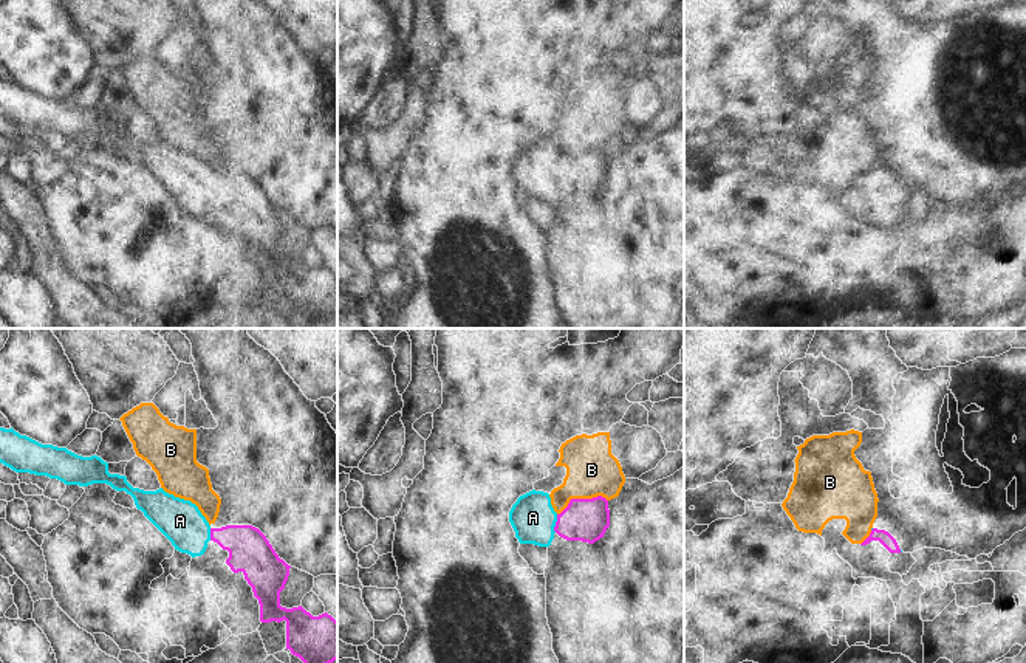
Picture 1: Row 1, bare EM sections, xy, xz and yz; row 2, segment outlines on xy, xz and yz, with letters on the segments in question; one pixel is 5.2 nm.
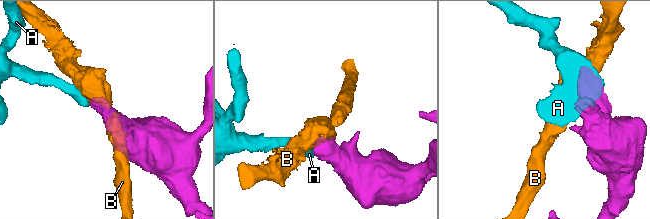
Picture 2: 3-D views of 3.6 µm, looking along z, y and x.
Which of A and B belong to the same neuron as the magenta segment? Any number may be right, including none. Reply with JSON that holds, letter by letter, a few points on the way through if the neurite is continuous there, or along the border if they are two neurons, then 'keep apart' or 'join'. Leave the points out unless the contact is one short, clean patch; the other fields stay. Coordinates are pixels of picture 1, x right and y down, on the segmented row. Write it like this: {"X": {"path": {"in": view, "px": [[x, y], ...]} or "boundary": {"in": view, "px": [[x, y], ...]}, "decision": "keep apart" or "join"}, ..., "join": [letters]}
{"A": {"path": {"in": "xz", "px": [[584, 519], [573, 524], [556, 524], [537, 522], [533, 518]]}, "decision": "join"}, "B": {"boundary": {"in": "xz", "px": [[607, 499], [601, 496], [573, 498], [557, 515]]}, "decision": "keep apart"}, "join": ["A"]}

